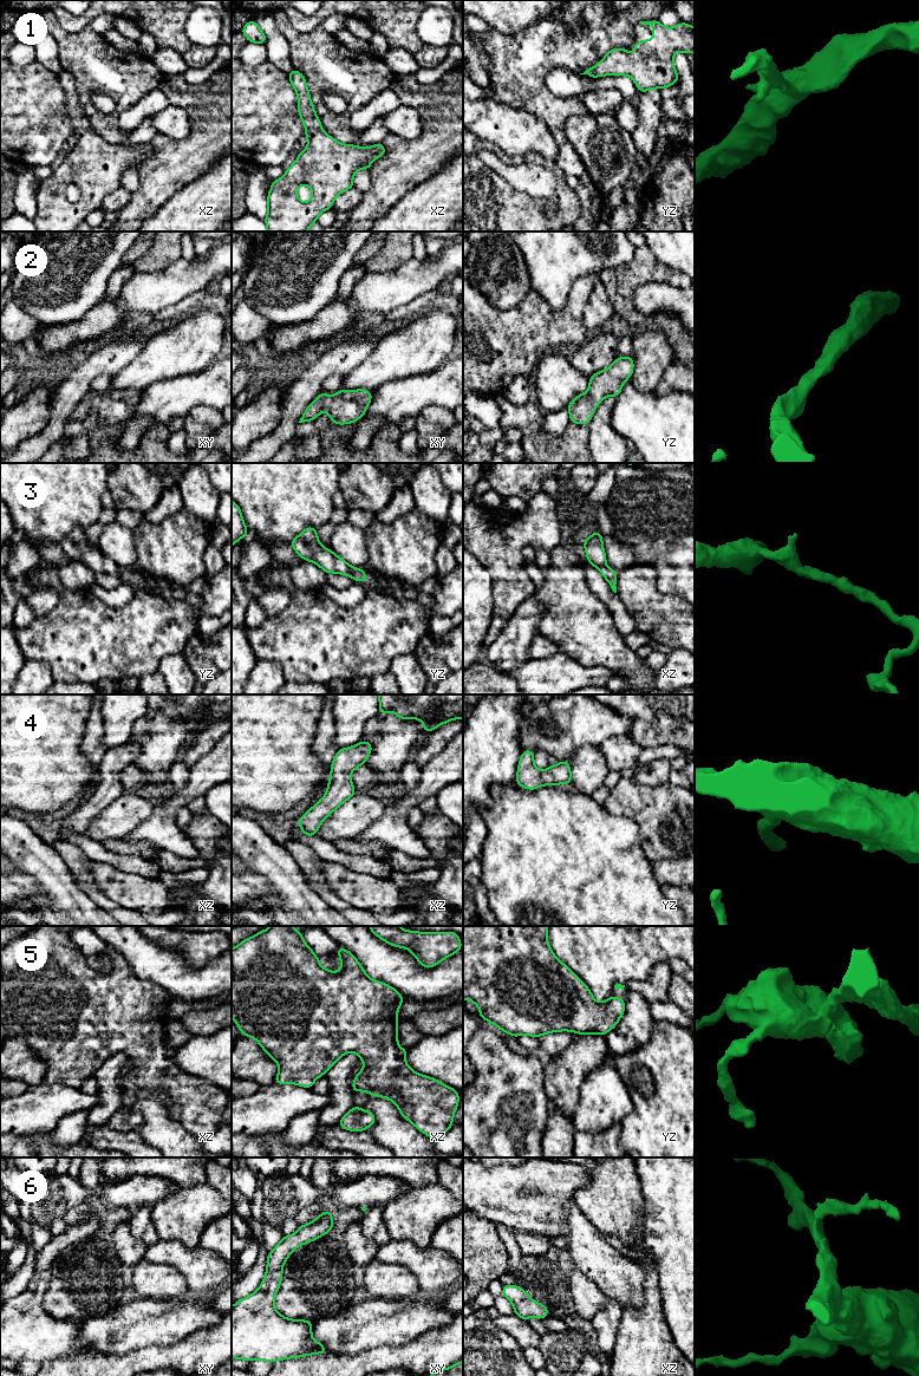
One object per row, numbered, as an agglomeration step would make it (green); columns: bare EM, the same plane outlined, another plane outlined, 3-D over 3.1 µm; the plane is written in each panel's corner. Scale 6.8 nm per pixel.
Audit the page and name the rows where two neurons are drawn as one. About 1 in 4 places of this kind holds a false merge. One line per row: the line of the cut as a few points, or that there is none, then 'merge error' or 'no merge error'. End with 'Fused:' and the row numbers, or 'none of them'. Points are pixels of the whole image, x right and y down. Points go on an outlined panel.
1: no cut; no merge error
2: no cut; no merge error
3: no cut; no merge error
4: no cut; no merge error
5: no cut; no merge error
6: no cut; no merge error
Fused: none of them

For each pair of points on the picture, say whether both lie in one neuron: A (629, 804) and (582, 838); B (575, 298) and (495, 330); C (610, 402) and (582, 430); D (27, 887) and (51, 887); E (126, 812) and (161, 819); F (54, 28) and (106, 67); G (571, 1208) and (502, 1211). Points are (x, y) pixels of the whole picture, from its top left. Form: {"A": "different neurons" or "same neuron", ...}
{"A": "different neurons", "B": "same neuron", "C": "different neurons", "D": "different neurons", "E": "different neurons", "F": "same neuron", "G": "different neurons"}

